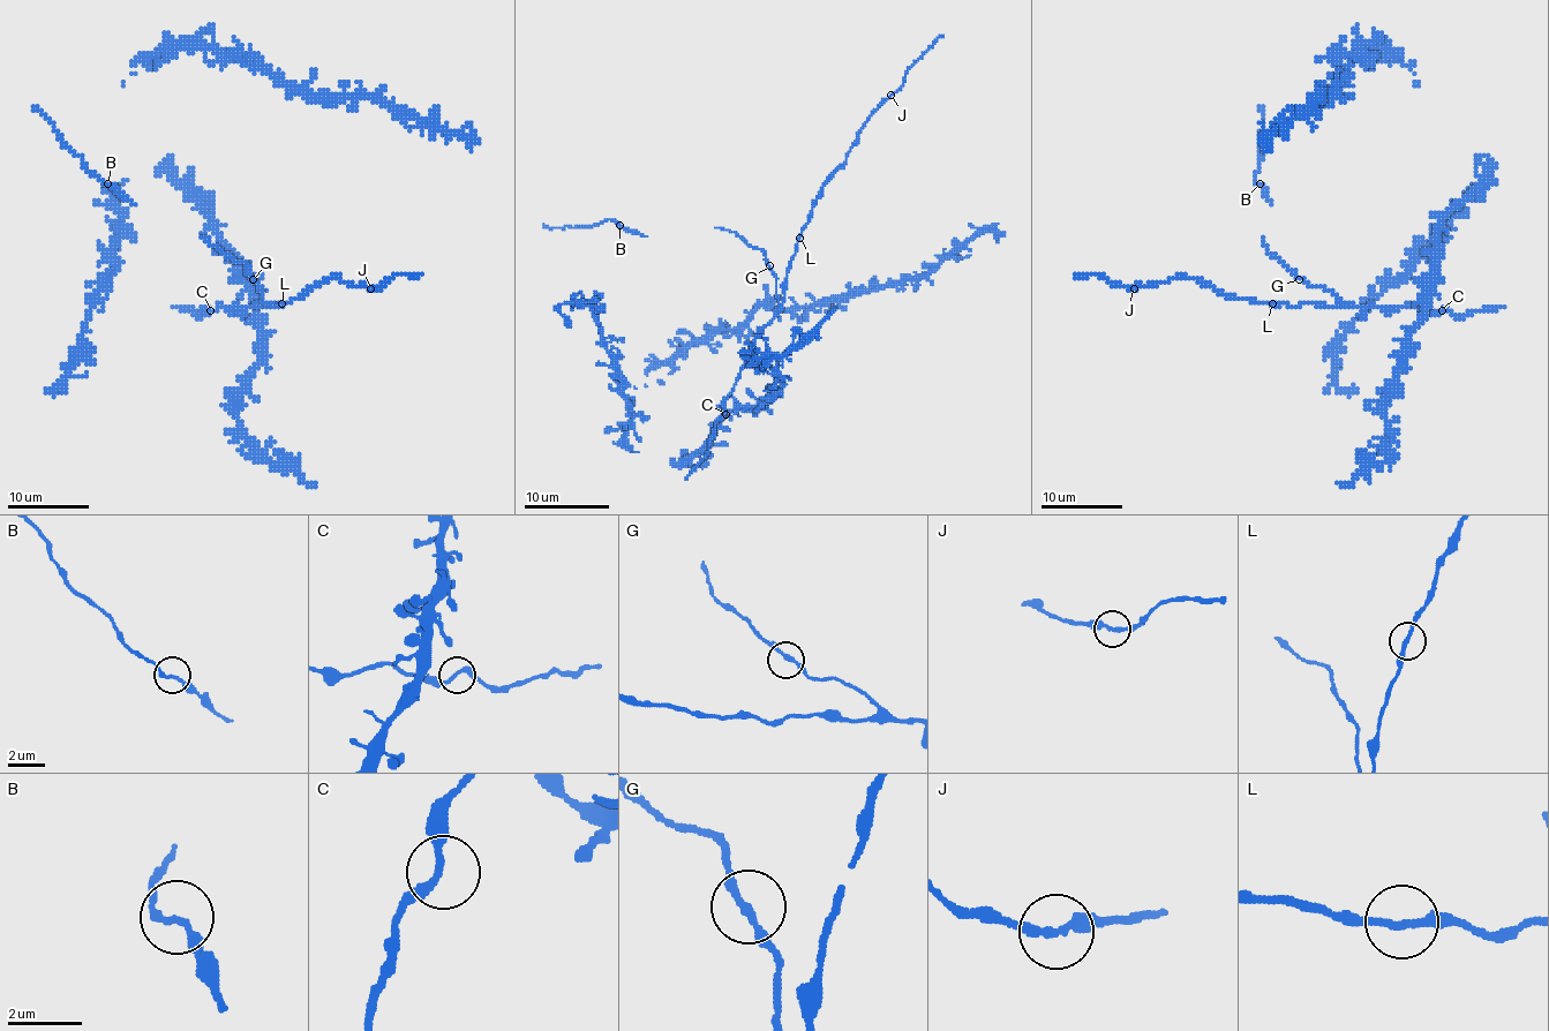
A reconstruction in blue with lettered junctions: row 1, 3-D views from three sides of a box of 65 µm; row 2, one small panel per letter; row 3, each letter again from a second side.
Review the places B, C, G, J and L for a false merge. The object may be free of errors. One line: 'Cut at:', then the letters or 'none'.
Cut at: none

